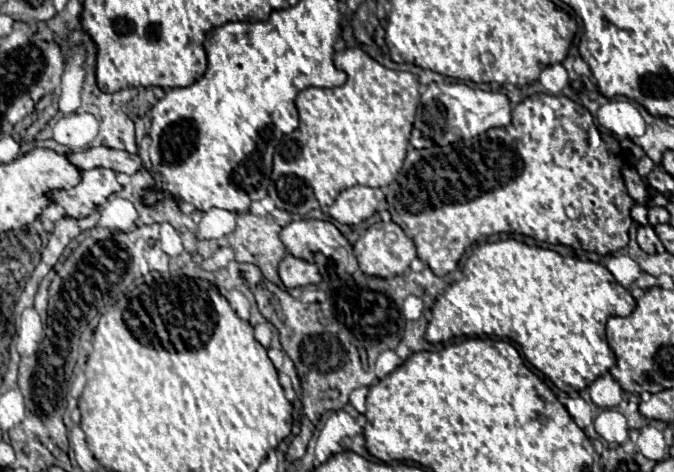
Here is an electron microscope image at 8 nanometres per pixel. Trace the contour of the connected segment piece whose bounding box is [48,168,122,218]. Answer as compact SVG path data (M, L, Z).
M94 168L80 174L80 184L68 190L52 190L50 202L62 206L66 216L84 218L96 206L104 204L110 194L118 194L122 186L116 182L116 174L108 168Z

